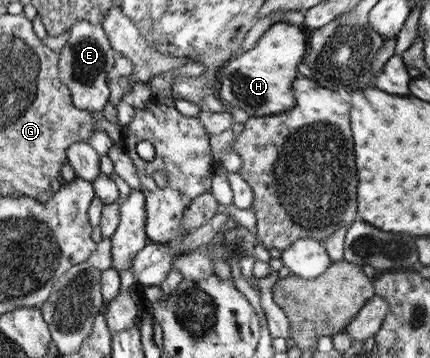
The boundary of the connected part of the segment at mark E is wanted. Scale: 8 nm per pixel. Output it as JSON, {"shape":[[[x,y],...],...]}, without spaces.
{"shape":[[[79,20],[71,26],[69,39],[61,48],[58,76],[69,89],[72,103],[77,108],[93,113],[101,111],[104,104],[107,104],[110,97],[107,74],[113,68],[117,57],[118,54],[112,48],[101,24],[95,25],[89,21]]]}

